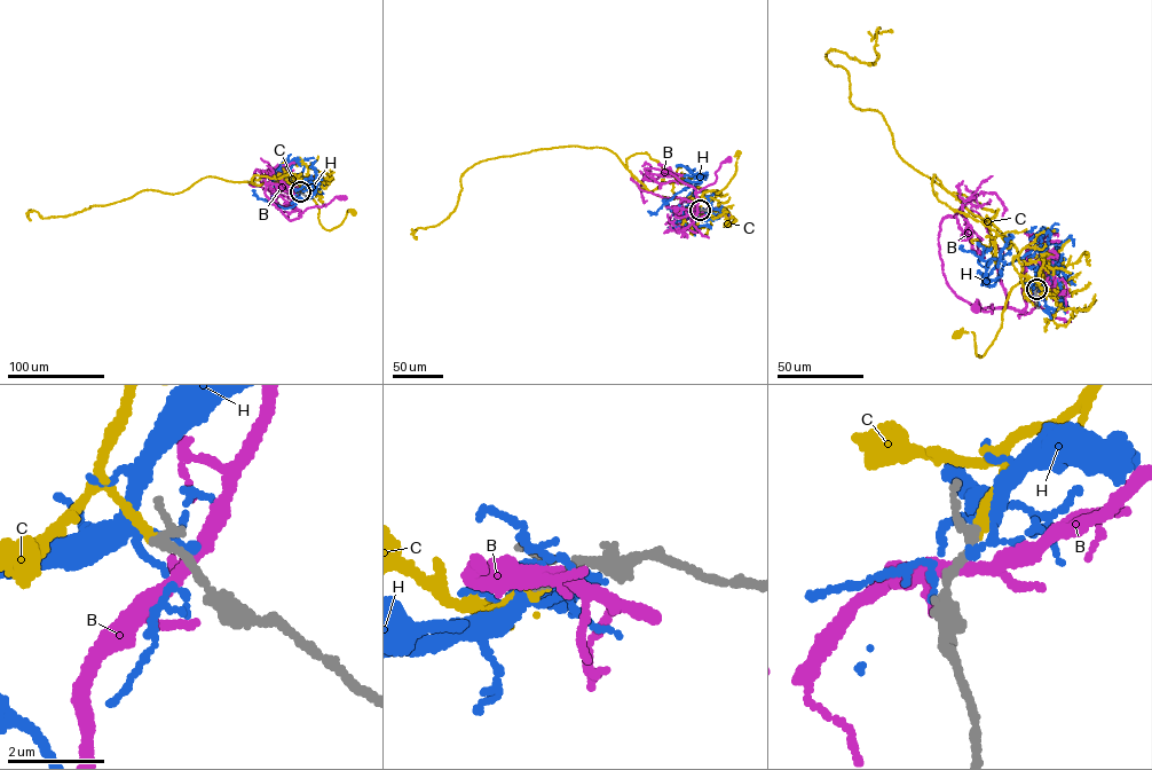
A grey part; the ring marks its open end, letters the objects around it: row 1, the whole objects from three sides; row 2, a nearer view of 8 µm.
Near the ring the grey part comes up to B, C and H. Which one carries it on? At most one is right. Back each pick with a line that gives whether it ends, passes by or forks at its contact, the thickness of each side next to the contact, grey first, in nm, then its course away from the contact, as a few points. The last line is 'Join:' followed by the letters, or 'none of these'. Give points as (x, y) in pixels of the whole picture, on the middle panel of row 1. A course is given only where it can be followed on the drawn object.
C: it ends there; 190 nm thick on the grey side, 200 nm on the other; it runs (700, 210), (692, 205), (691, 198), (724, 188), (735, 173), (738, 152)
Join: C

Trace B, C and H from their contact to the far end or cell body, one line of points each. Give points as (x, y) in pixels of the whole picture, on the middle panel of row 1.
B: (701, 210), (694, 215), (699, 199), (696, 194), (715, 182), (720, 163), (730, 158)
C: (700, 210), (692, 205), (691, 198), (724, 188), (735, 173), (738, 152)
H: (701, 210), (681, 213), (695, 195), (694, 185), (701, 182), (697, 181), (676, 194), (655, 213), (648, 211)

